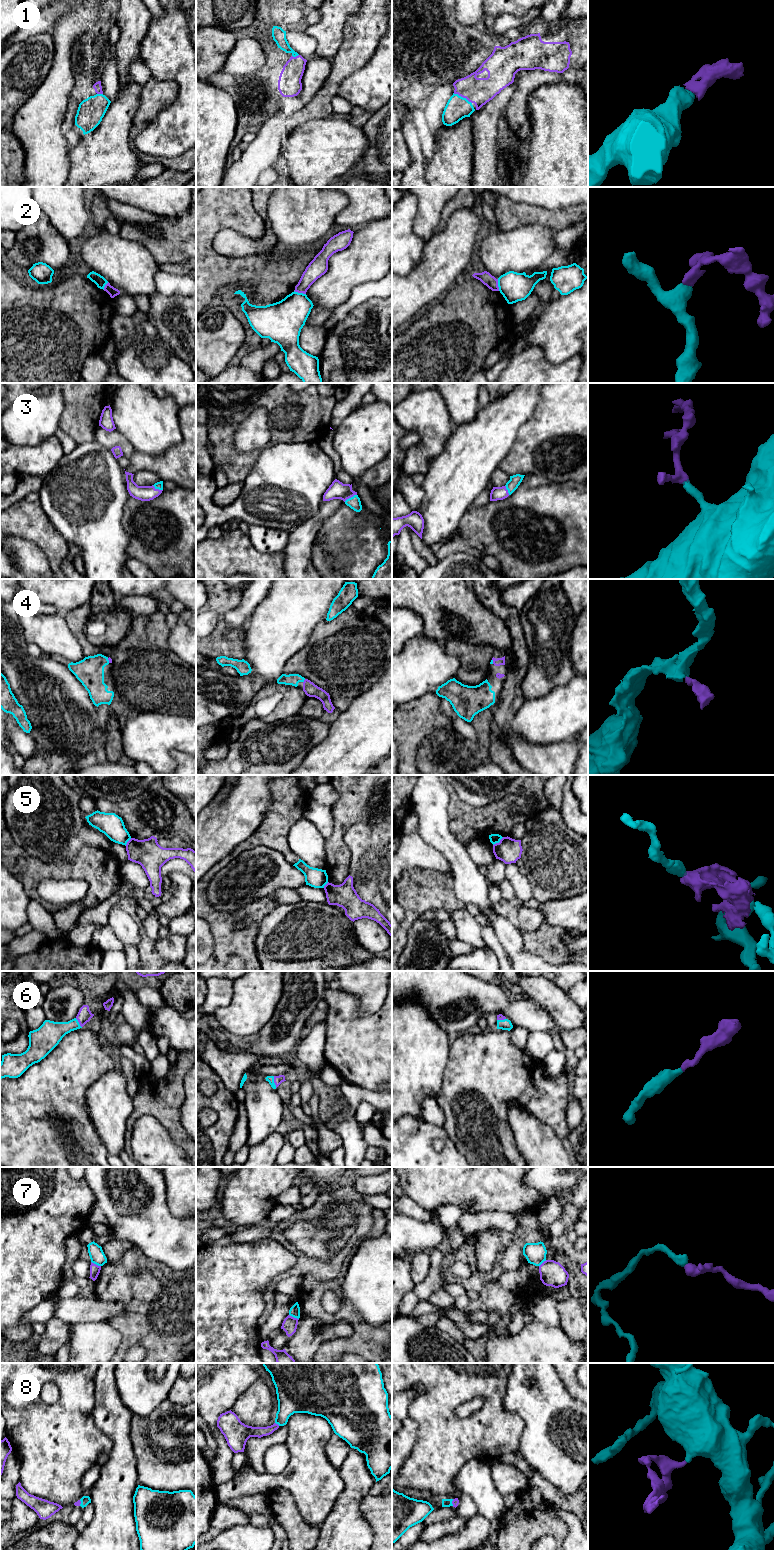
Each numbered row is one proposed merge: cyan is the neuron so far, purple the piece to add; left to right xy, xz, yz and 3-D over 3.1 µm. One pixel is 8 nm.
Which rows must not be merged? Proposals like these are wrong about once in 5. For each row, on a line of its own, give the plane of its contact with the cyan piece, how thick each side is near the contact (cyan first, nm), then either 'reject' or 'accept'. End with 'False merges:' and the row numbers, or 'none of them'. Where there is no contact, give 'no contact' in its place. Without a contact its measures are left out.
1: contact in yz; calibres 190 and 220 nm; accept
2: contact in xz; calibres 300 and 150 nm; reject
3: contact in xz; calibres 100 and 140 nm; accept
4: contact in xz; calibres 100 and 110 nm; accept
5: contact in yz; calibres 80 and 200 nm; reject
6: contact in xz; calibres 60 and 70 nm; accept
7: contact in xy; calibres 120 and 80 nm; reject
8: contact in xz; calibres 260 and 100 nm; accept
False merges: 2, 5, 7

